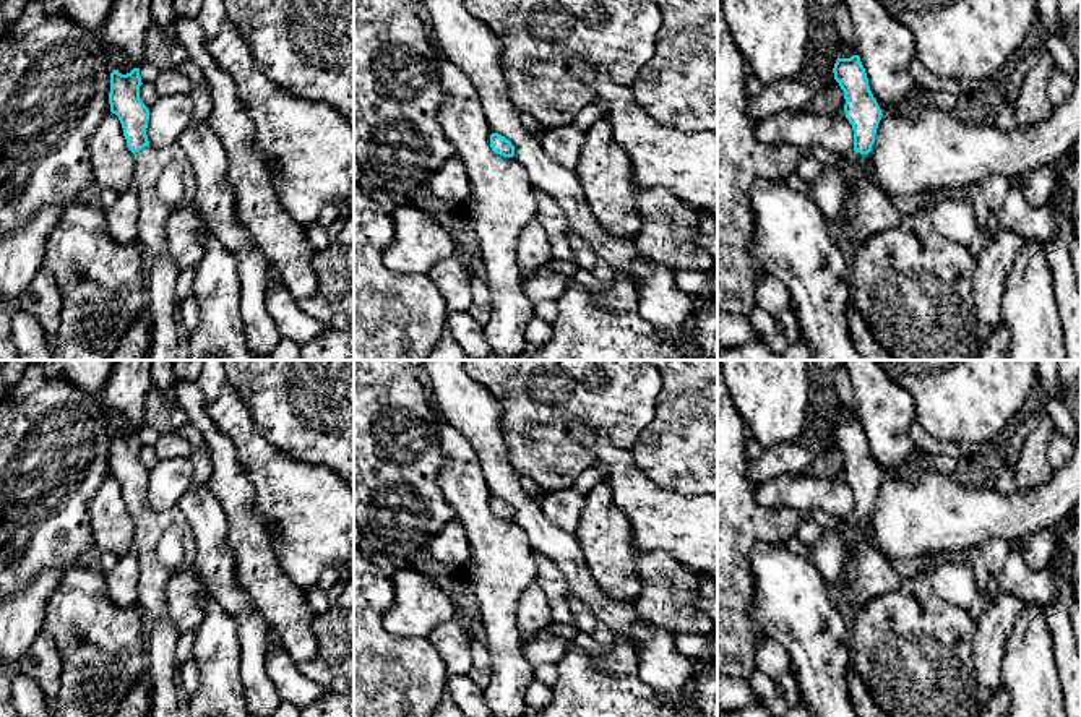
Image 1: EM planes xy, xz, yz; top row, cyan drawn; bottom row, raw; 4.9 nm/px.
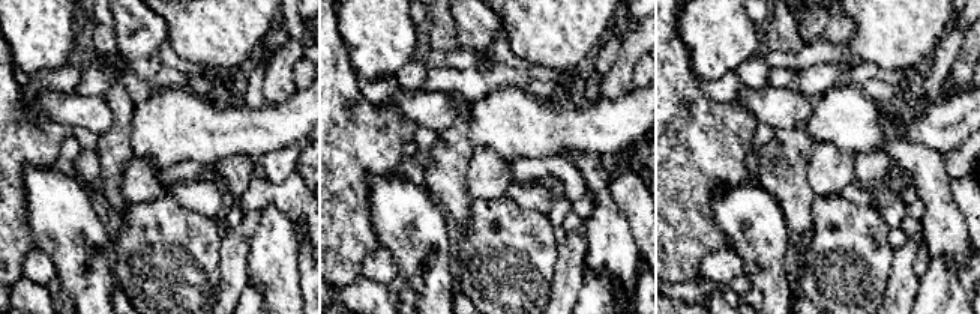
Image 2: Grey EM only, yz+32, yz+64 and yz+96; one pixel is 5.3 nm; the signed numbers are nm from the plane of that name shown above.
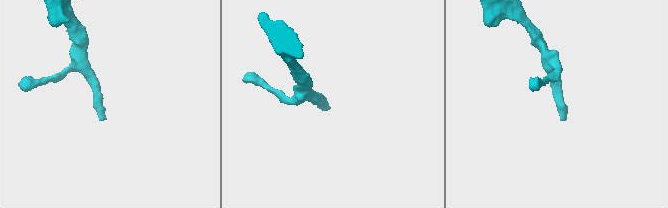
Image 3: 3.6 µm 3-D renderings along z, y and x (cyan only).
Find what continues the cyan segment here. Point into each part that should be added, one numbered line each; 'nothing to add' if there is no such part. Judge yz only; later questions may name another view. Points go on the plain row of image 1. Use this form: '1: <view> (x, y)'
1: yz (852, 519)

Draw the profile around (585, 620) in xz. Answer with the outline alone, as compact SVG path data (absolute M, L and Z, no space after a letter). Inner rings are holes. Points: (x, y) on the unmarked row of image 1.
M570 594L566 603L578 631L588 633L601 644L614 644L615 633L609 629L578 597Z

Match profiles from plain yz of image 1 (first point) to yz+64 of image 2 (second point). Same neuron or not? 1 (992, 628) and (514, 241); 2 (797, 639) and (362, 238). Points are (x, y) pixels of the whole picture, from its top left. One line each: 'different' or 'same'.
1: different
2: different

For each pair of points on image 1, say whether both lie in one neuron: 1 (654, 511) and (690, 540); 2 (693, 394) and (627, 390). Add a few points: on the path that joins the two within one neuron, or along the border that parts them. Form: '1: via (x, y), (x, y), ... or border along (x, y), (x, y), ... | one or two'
1: via (663, 519), (671, 521), (682, 532) | one
2: border along (661, 377), (656, 412), (645, 427) | two

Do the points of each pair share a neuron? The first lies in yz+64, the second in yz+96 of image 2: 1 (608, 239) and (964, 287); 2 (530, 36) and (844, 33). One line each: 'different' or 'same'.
1: different
2: different

